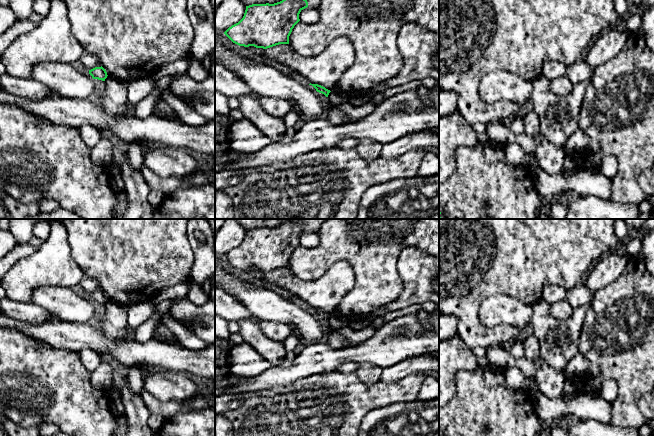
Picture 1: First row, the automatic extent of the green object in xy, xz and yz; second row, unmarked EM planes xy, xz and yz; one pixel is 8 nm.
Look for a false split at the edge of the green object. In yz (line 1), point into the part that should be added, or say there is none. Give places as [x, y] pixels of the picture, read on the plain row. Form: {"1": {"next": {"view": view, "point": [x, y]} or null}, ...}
{"1": {"next": null}}

